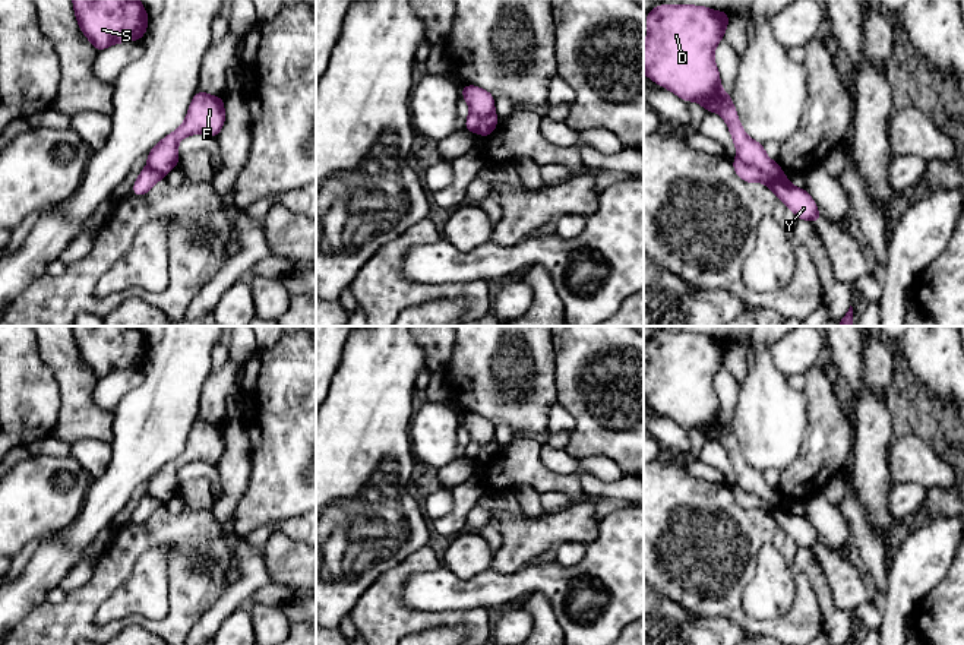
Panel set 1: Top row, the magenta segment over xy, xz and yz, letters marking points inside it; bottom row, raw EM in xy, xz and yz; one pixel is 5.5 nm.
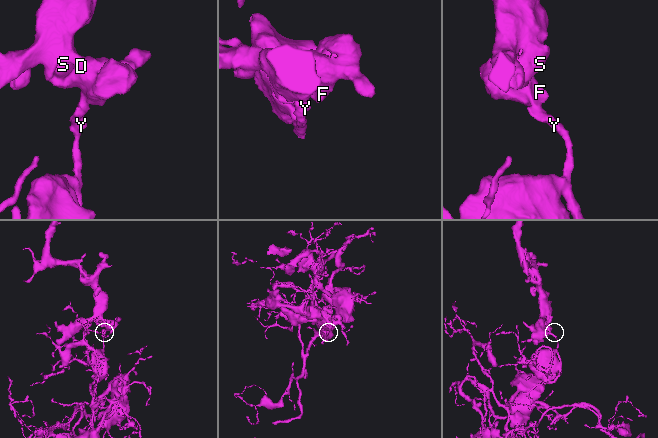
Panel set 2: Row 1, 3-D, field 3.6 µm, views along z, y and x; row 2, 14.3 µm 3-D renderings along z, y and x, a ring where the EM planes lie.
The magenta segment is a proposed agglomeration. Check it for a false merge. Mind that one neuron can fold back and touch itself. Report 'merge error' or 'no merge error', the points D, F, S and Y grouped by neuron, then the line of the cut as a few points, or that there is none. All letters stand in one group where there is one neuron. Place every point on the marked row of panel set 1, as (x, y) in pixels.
merge error; groups D F S / Y; cut yz (737, 155), (764, 173), (776, 177), (783, 176)

